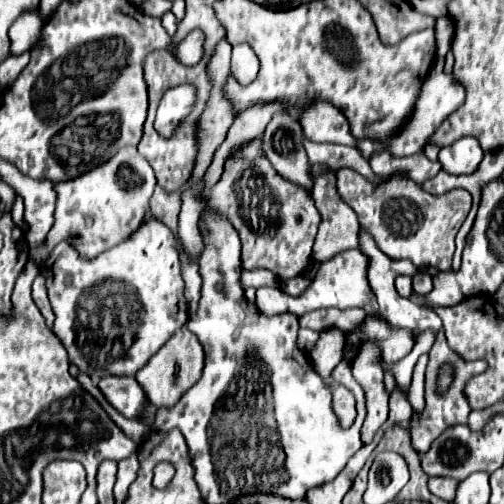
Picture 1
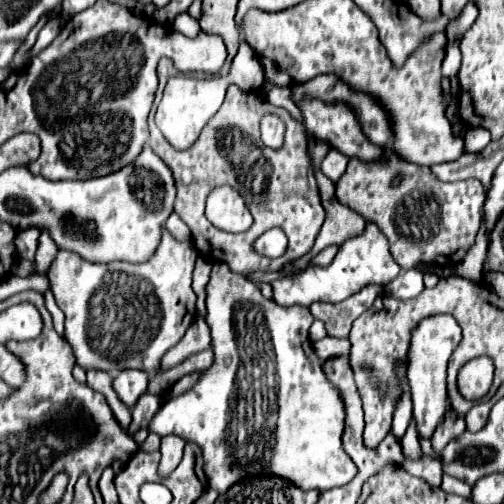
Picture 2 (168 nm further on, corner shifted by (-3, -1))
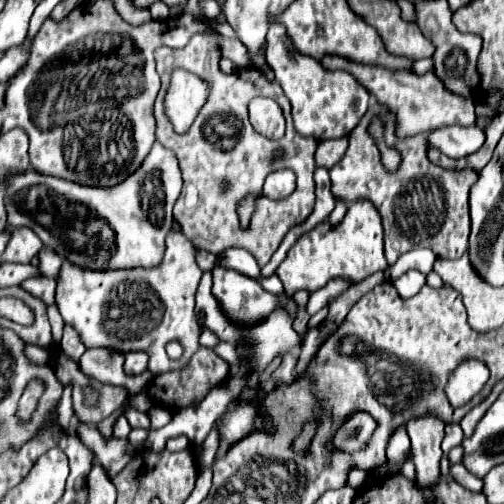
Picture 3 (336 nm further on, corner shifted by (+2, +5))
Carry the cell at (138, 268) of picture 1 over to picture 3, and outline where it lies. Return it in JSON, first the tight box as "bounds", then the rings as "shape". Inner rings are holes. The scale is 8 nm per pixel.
{"bounds":[55,231,201,375],"shape":[[[177,231],[167,233],[165,247],[167,247],[165,257],[155,269],[107,269],[107,273],[95,273],[95,269],[79,269],[77,265],[63,261],[55,295],[63,321],[79,333],[81,343],[87,349],[107,347],[107,349],[119,349],[119,353],[143,351],[149,355],[149,371],[153,375],[167,373],[187,365],[191,355],[199,349],[199,333],[201,333],[199,321],[193,311],[195,291],[201,279],[201,269],[195,263],[195,247],[183,233]],[[169,341],[181,343],[183,355],[179,359],[169,359],[169,355],[165,353],[165,345]]]}

